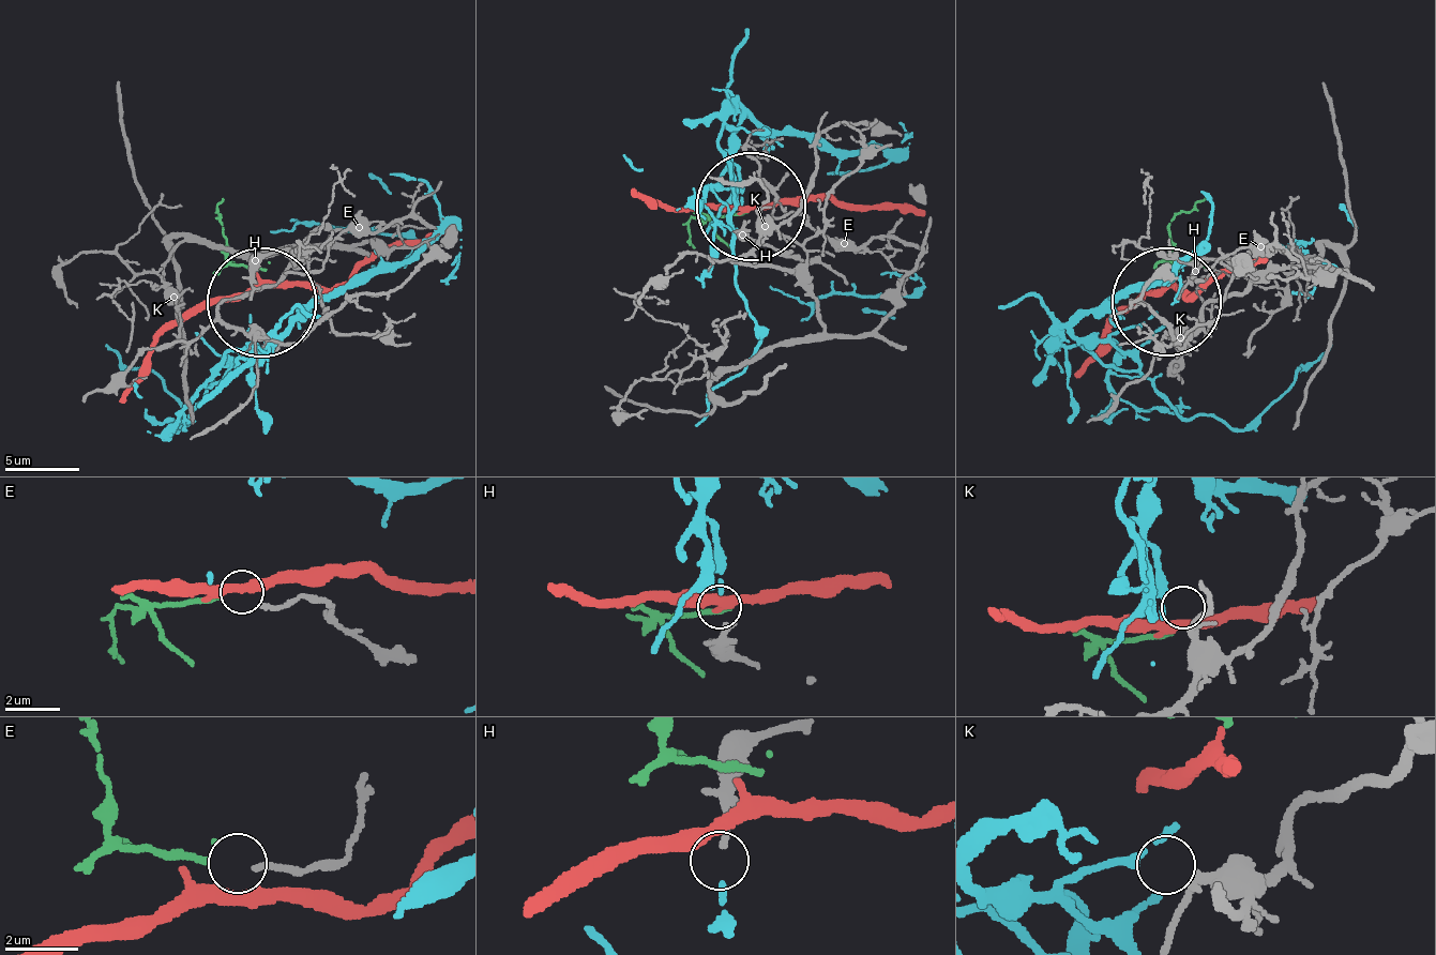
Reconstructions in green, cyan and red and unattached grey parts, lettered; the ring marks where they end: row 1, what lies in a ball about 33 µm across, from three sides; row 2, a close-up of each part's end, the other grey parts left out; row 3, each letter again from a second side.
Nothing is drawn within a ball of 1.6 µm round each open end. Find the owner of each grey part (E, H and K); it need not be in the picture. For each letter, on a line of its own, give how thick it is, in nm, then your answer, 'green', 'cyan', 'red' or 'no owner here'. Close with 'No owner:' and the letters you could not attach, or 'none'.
E: calibre 150 nm; green
H: calibre 200 nm; cyan
K: calibre 280 nm; no owner here
No owner: K

